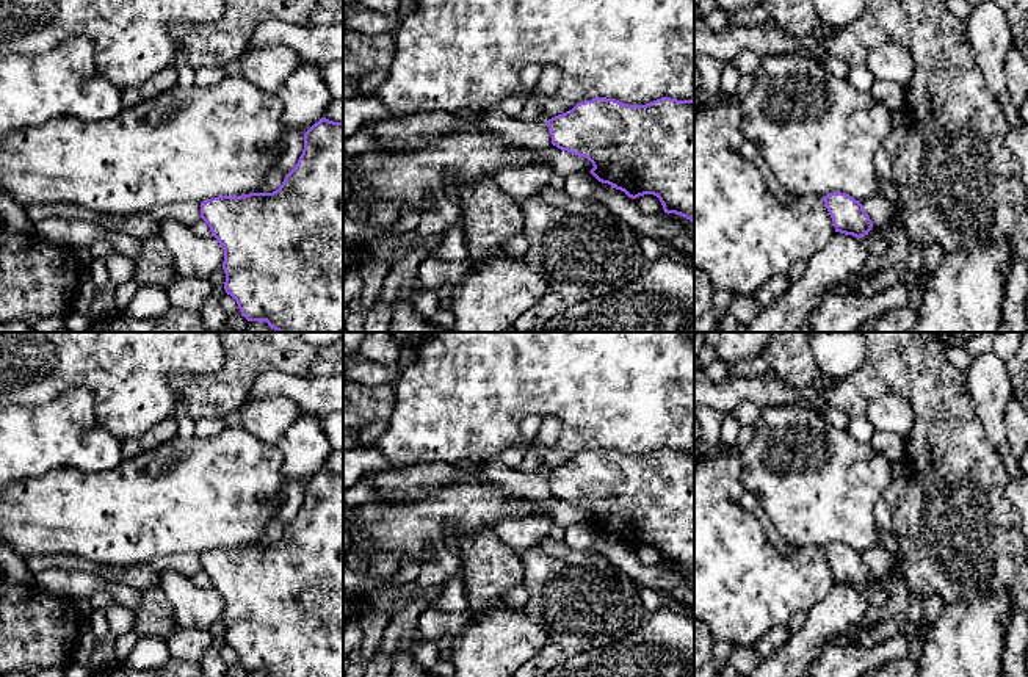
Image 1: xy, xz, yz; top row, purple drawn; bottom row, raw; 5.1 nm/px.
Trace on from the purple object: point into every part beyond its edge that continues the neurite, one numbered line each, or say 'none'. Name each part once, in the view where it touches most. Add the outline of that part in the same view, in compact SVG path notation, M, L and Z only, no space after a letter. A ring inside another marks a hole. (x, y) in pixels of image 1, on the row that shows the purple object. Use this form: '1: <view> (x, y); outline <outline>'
none

